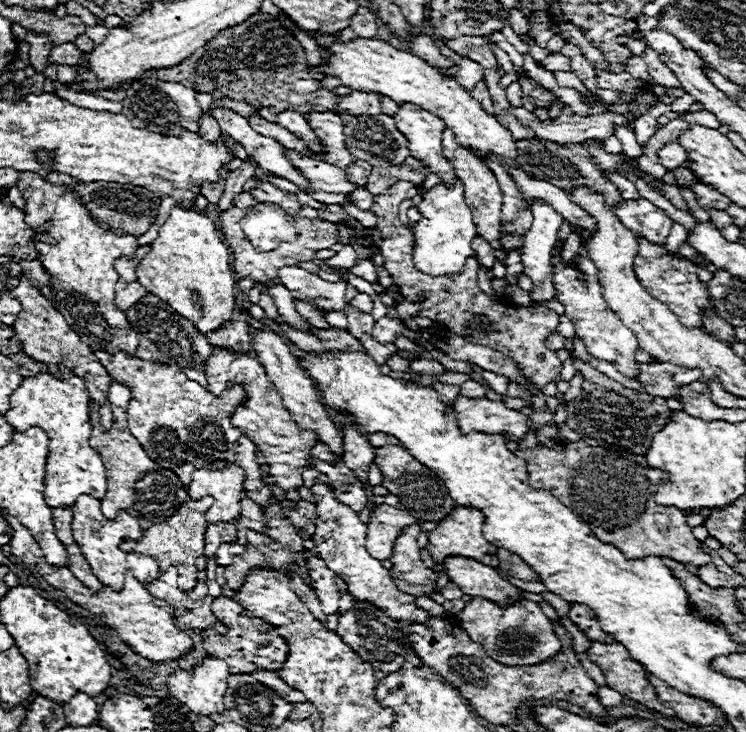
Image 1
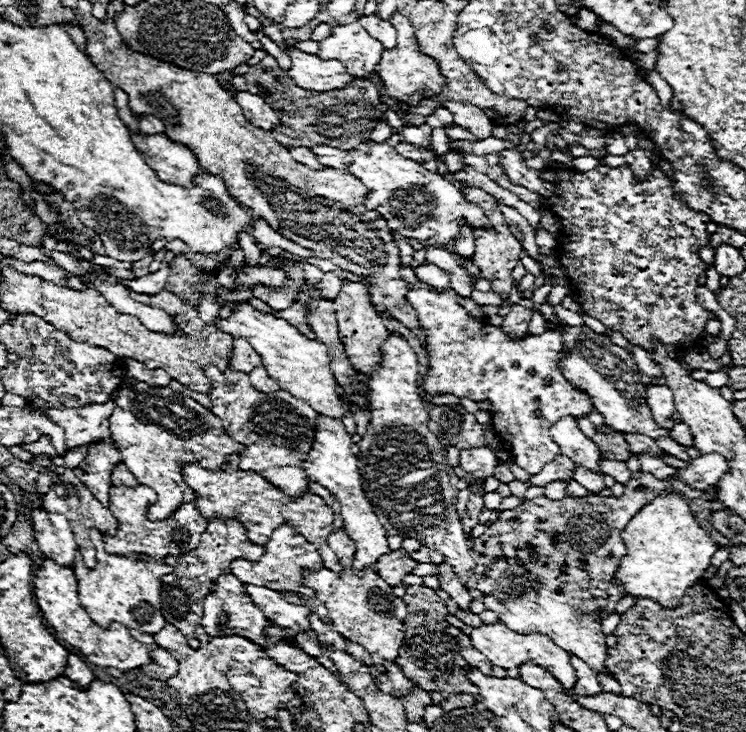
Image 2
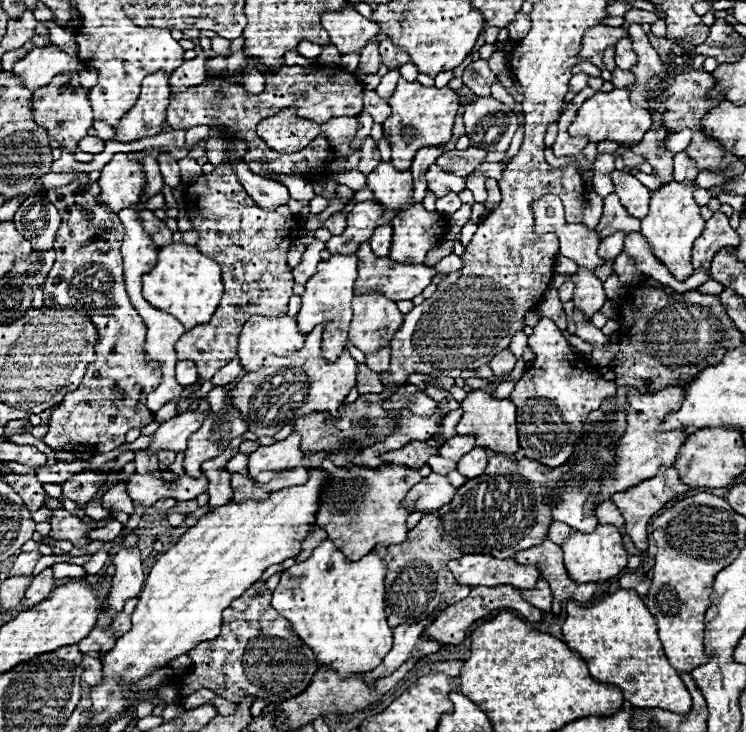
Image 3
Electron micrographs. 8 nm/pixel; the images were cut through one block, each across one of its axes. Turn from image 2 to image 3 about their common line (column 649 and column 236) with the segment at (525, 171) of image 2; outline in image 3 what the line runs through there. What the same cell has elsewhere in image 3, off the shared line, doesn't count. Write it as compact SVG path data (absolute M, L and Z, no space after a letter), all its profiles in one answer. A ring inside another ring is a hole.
M228 164L216 166L216 170L212 174L202 174L202 176L196 178L194 184L188 186L188 190L186 190L186 212L190 216L192 230L198 232L198 244L196 246L200 248L200 252L212 256L222 268L224 294L222 294L220 306L216 308L216 312L214 312L214 316L208 324L200 324L200 326L184 332L184 336L176 344L176 354L178 354L178 360L196 362L200 378L210 380L222 366L226 366L236 356L240 328L254 314L260 314L260 316L282 316L282 314L286 314L288 298L292 296L292 286L294 286L292 270L286 268L288 266L286 264L286 252L288 252L290 244L298 238L302 226L300 226L298 218L288 210L286 204L282 204L274 212L268 212L268 210L260 208L244 192L242 184L238 182L234 170Z

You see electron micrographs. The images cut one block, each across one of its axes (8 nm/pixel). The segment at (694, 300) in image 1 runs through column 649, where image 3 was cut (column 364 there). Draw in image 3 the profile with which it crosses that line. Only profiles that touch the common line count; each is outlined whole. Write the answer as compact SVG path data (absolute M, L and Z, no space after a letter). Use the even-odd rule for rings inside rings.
M364 242L358 248L358 276L354 282L354 290L356 294L366 294L366 292L380 292L384 296L388 296L390 300L398 302L398 300L412 300L416 296L422 294L422 290L432 284L432 278L438 272L434 270L434 266L426 266L426 264L400 264L390 260L388 256L376 256L370 246Z

